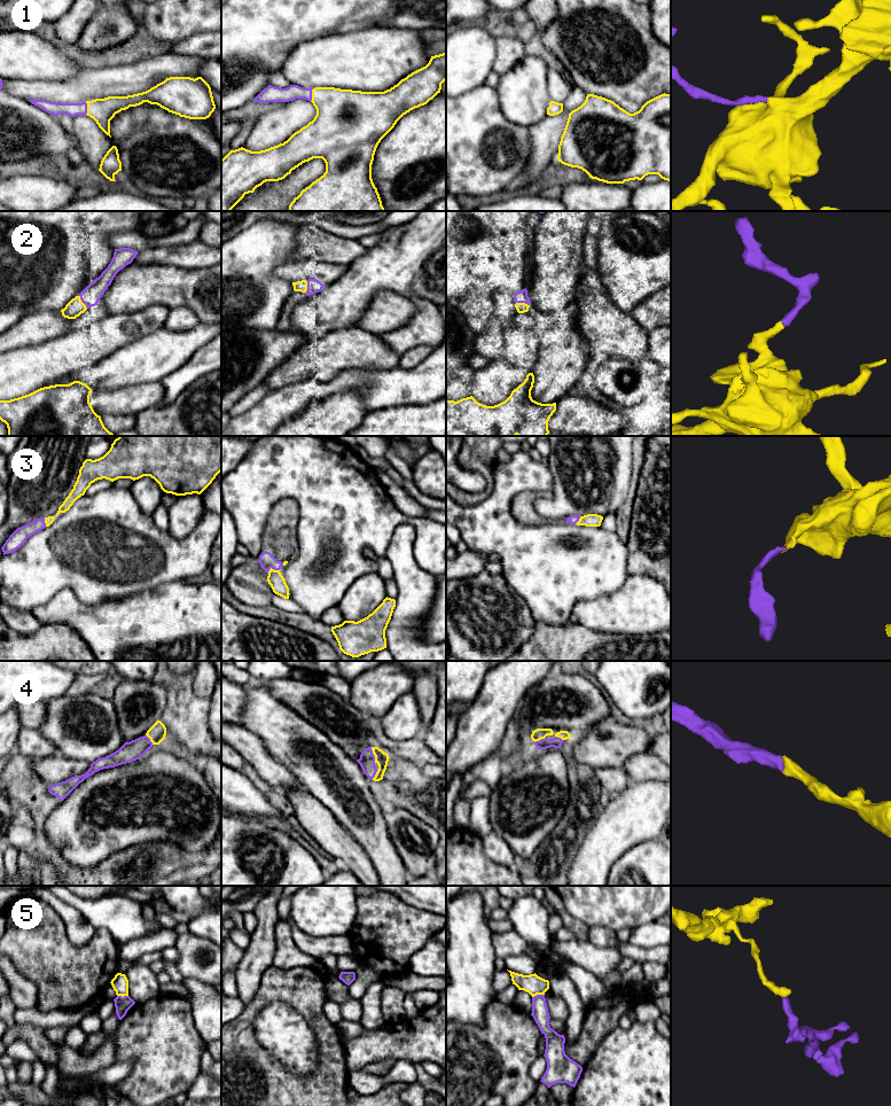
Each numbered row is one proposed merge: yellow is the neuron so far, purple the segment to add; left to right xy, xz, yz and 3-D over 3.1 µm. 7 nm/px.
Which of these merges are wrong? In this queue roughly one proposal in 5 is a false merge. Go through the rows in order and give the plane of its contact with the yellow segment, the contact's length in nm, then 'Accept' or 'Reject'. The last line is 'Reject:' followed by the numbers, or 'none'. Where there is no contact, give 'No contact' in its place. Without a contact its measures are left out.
1: Touches yellow in xz. Shared border 100 nm. Accept
2: Touches yellow in yz. Shared border 110 nm. Accept
3: Touches yellow in xz. Shared border 90 nm. Accept
4: Touches yellow in xz. Shared border 120 nm. Accept
5: Touches yellow in yz. Shared border 90 nm. Reject
Reject: 5

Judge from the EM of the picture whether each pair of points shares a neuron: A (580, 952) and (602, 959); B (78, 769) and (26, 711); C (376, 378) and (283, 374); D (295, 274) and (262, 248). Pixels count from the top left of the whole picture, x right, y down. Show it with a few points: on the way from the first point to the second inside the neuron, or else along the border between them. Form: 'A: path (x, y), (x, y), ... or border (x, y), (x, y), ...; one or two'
A: path (586, 955), (596, 959); one
B: path (71, 754), (41, 723); one
C: border (359, 367), (344, 370), (329, 380), (307, 380); two
D: border (290, 261), (281, 264), (272, 273); two

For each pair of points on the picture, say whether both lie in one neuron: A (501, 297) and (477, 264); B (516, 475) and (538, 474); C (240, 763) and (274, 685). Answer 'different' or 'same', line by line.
A: different
B: same
C: different

